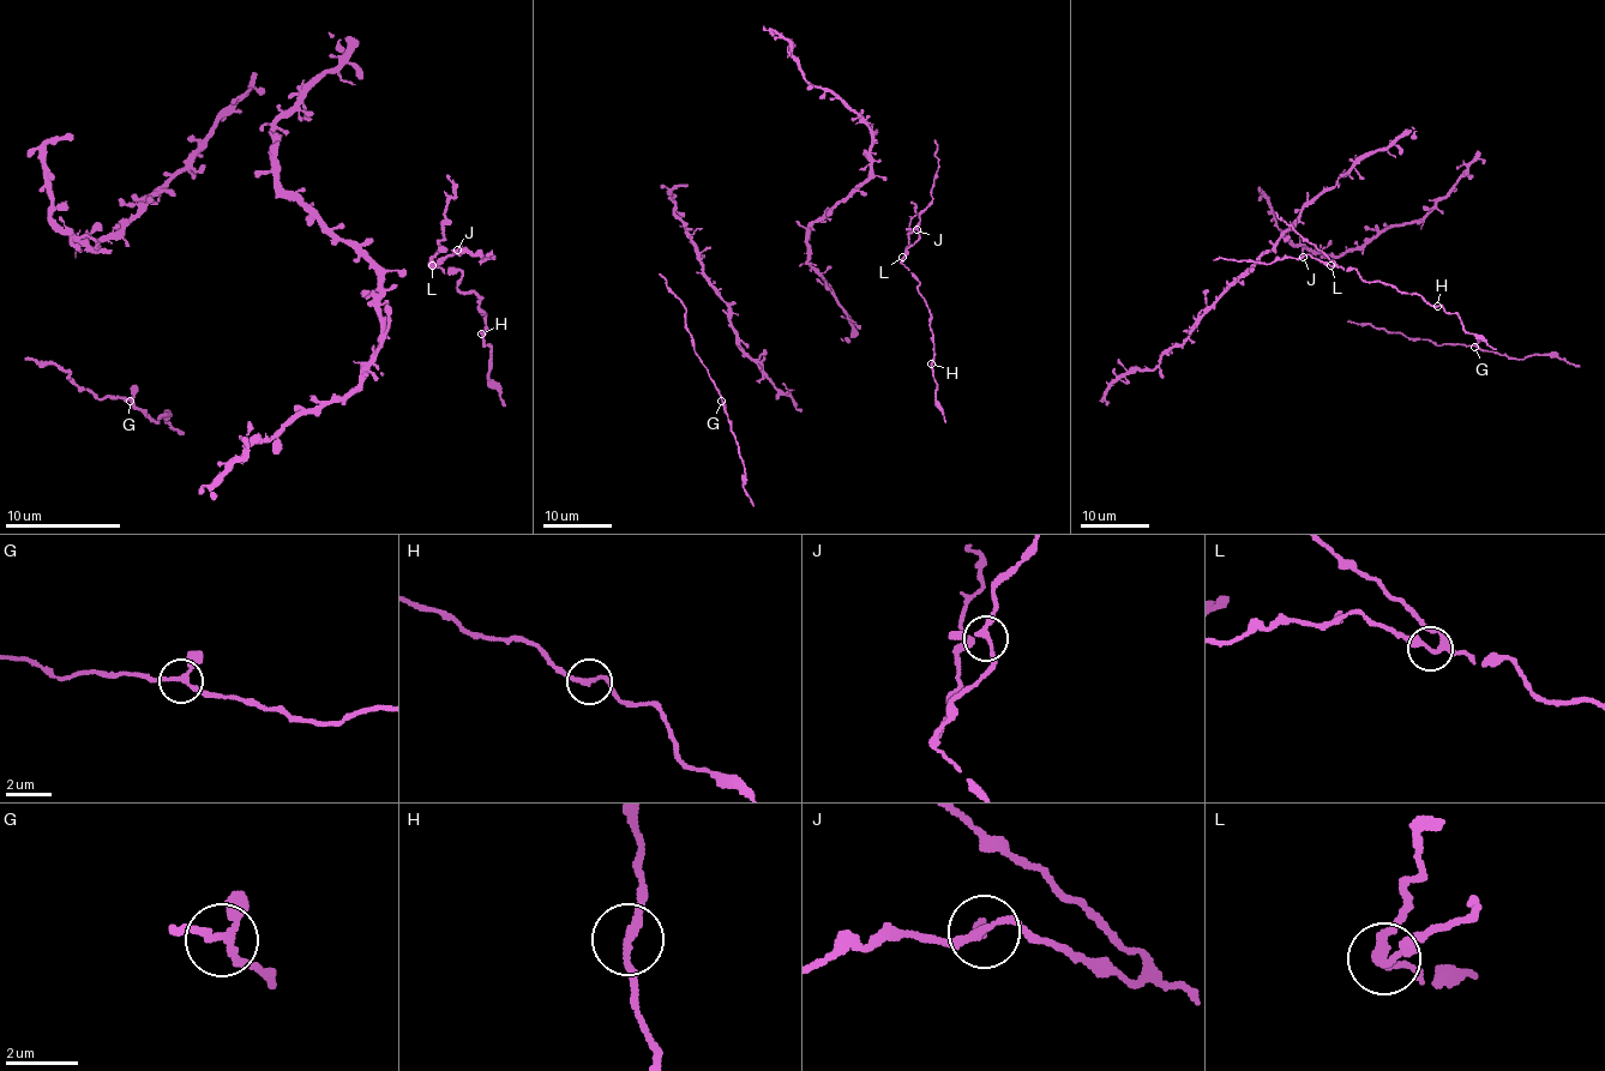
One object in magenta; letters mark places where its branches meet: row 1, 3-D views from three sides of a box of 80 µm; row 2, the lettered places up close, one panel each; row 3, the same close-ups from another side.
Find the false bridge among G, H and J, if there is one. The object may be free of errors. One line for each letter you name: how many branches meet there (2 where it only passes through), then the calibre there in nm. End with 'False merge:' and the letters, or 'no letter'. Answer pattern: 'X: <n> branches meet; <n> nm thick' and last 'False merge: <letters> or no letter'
False merge: no letter

